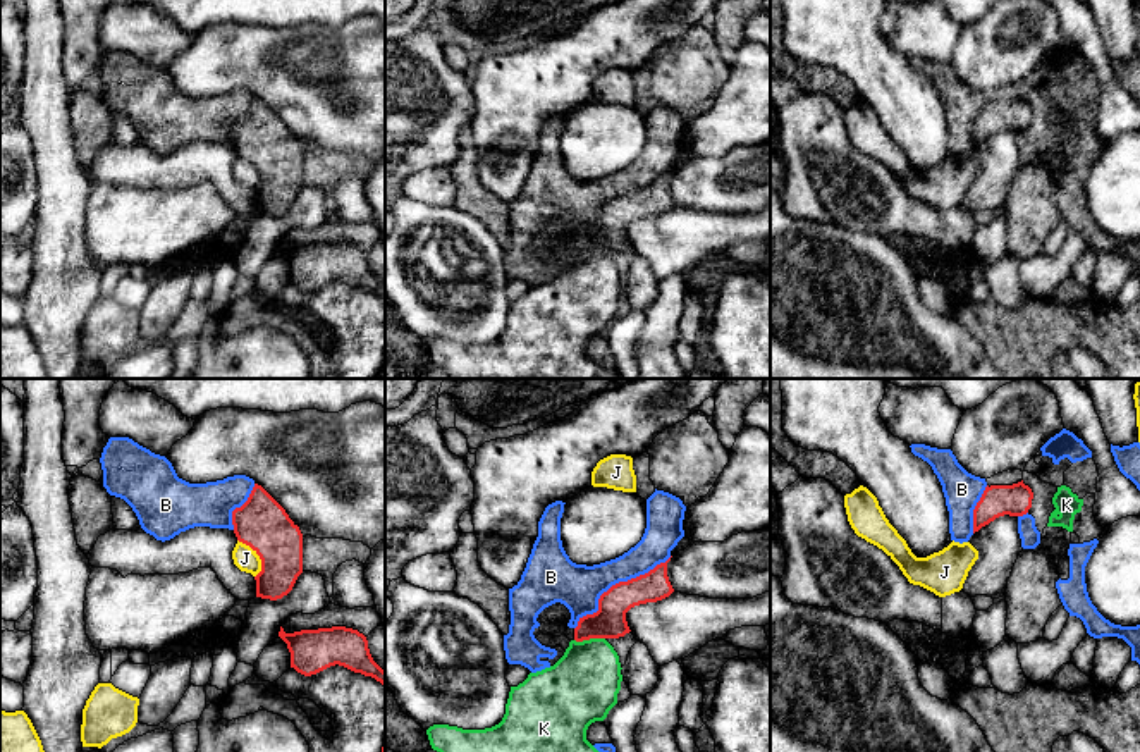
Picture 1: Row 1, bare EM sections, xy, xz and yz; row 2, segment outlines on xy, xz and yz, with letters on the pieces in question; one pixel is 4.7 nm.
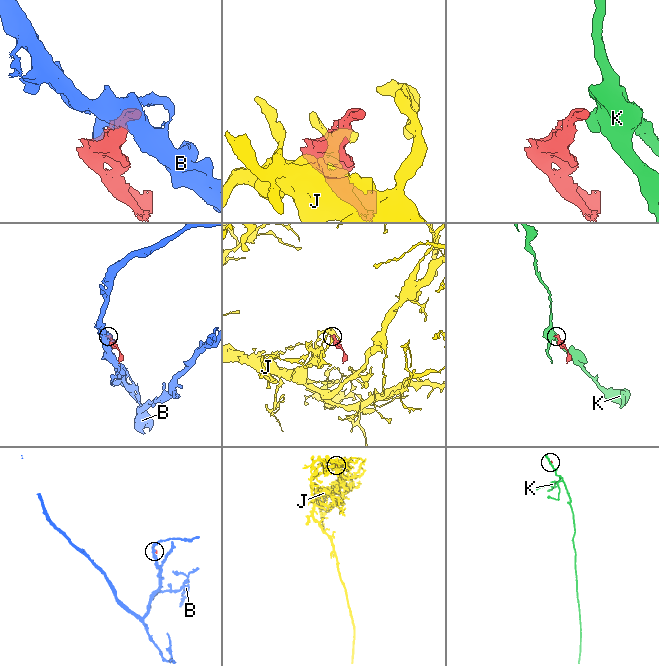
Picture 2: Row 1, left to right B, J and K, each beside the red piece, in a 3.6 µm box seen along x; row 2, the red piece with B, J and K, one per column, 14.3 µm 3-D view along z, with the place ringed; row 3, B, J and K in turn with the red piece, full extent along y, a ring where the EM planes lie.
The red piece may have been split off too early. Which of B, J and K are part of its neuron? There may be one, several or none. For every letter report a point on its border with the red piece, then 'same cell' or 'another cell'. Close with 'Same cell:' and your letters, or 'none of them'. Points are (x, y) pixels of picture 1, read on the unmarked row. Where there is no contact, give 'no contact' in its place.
B: contact xz (616, 198); another cell
J: contact xy (258, 169); another cell
K: contact xz (588, 253); another cell
Same cell: none of them

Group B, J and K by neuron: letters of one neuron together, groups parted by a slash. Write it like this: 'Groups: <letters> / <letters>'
Groups: B / J / K

